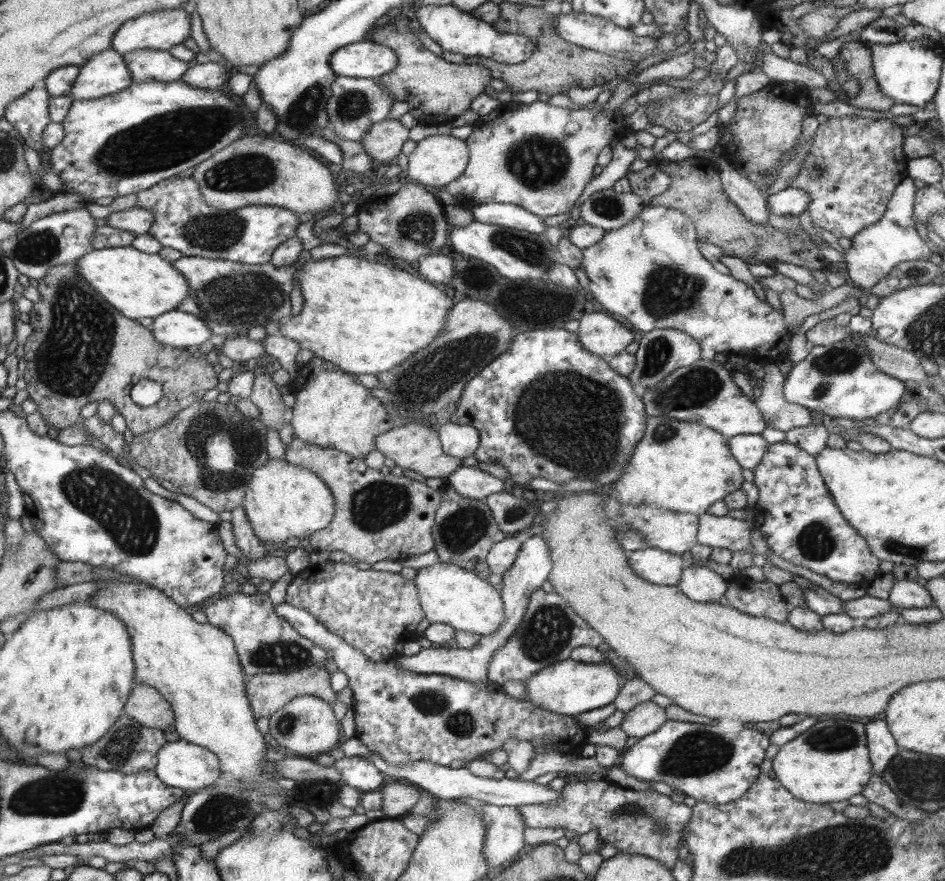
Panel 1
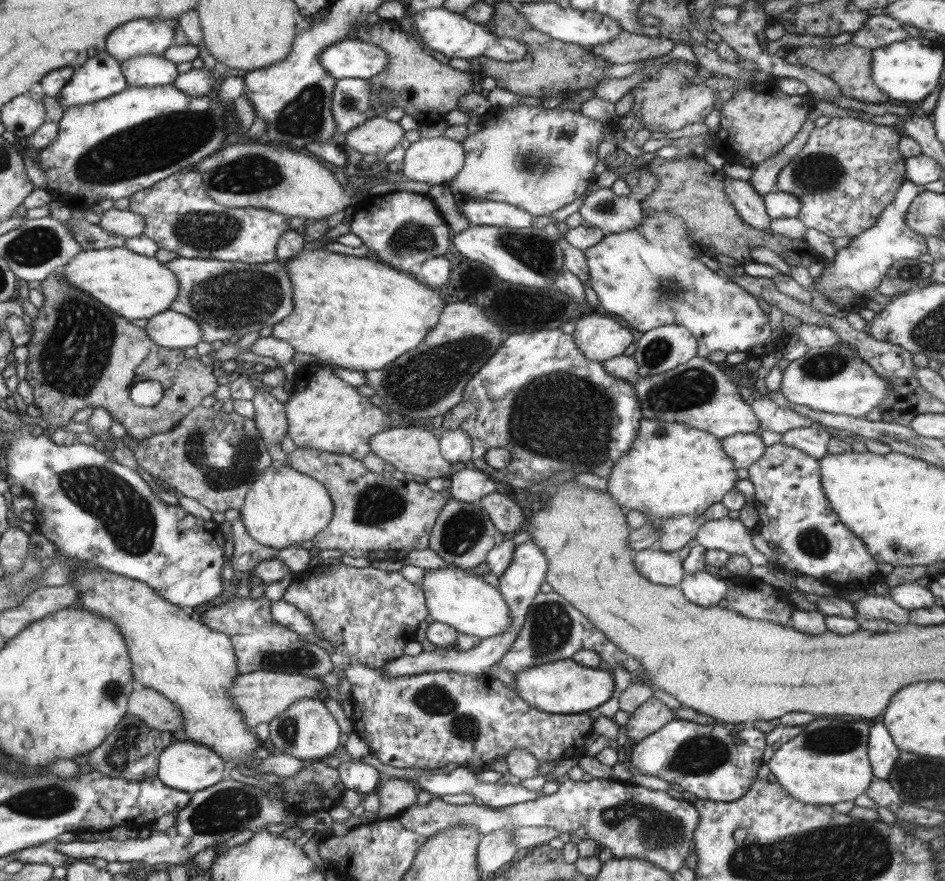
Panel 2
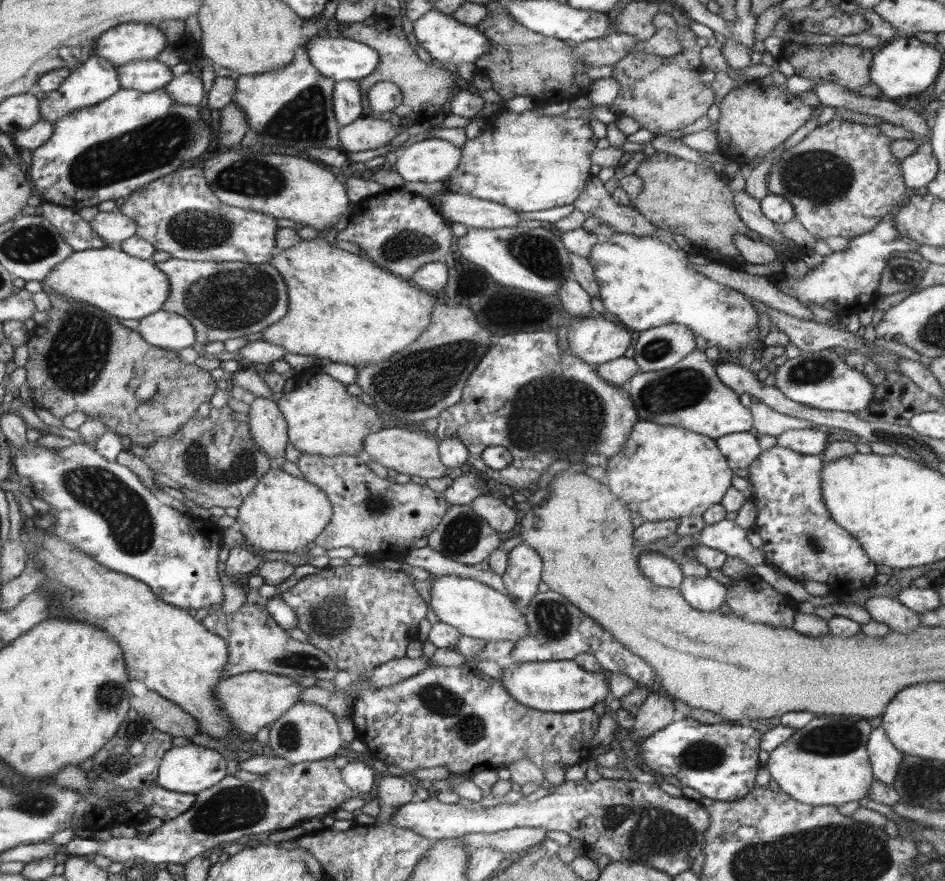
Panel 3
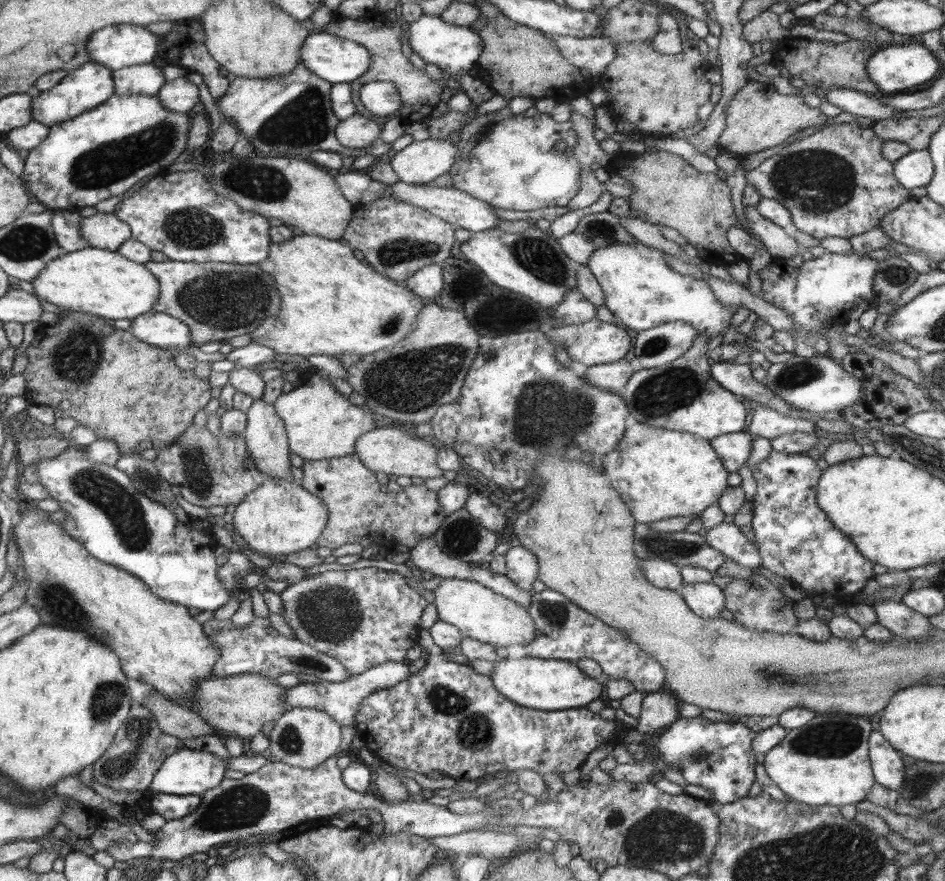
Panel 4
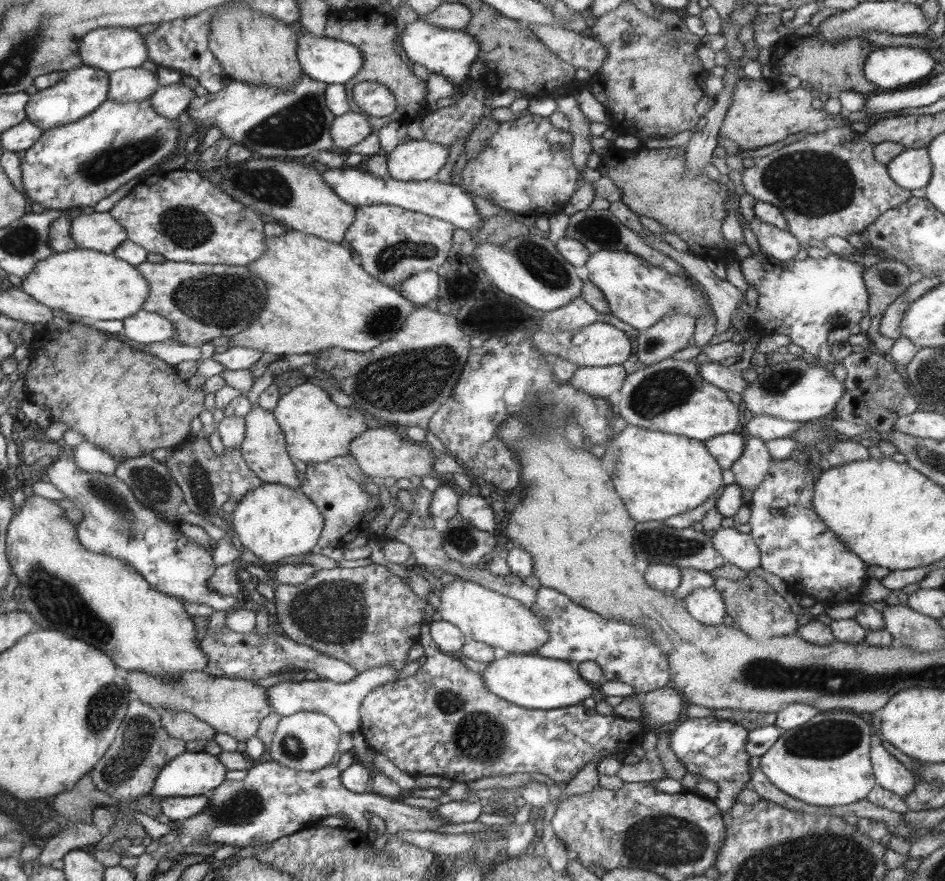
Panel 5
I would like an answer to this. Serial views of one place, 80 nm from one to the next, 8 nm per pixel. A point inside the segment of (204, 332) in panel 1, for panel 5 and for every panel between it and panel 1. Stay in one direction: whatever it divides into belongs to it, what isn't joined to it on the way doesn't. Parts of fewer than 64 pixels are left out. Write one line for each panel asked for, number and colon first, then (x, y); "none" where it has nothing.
2: (170, 329)
3: (170, 331)
4: (163, 330)
5: (145, 327)

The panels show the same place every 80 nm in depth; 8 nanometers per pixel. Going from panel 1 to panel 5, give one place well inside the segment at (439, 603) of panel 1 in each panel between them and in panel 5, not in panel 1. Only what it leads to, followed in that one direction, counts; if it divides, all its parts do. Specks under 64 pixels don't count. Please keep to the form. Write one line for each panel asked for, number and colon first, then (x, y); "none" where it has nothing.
2: (474, 607)
3: (478, 611)
4: (480, 613)
5: (498, 620)

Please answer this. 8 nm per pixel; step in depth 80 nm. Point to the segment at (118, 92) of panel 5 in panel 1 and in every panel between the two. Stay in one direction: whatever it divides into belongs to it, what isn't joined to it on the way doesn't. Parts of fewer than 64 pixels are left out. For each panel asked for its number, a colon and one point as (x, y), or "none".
1: (150, 65)
2: (152, 70)
3: (146, 75)
4: (147, 79)

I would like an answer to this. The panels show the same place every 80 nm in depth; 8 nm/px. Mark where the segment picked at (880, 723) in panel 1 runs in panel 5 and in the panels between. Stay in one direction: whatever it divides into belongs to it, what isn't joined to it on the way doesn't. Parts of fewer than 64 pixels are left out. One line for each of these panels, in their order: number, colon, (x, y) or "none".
2: (882, 752)
3: (885, 760)
4: (887, 767)
5: (890, 774)

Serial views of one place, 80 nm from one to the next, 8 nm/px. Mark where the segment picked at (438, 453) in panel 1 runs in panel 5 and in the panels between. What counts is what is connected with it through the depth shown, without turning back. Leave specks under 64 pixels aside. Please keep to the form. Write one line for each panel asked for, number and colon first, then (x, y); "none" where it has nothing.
2: (409, 449)
3: (413, 453)
4: (388, 450)
5: (380, 453)

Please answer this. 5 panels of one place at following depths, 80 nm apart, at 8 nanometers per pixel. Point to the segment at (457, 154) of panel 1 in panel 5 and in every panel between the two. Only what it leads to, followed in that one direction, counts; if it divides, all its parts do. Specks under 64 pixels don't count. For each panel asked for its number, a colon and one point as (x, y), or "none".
2: (437, 160)
3: (429, 160)
4: (416, 162)
5: (412, 160)

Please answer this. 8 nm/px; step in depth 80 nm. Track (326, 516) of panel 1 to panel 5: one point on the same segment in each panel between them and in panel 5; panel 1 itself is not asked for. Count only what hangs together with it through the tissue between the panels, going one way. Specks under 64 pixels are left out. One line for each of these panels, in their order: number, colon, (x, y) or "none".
2: (283, 507)
3: (284, 513)
4: (280, 517)
5: (273, 521)

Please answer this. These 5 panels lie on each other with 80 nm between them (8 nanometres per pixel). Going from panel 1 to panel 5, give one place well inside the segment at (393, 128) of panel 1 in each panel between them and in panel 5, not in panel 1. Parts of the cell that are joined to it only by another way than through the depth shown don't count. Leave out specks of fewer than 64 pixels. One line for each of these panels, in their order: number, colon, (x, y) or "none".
2: (376, 137)
3: (365, 134)
4: (357, 132)
5: (347, 130)

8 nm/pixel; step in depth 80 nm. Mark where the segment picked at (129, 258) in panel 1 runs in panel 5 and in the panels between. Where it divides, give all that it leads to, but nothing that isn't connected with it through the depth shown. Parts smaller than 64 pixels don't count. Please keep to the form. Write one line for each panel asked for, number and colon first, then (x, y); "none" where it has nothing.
2: (133, 286)
3: (125, 287)
4: (104, 283)
5: (92, 284)

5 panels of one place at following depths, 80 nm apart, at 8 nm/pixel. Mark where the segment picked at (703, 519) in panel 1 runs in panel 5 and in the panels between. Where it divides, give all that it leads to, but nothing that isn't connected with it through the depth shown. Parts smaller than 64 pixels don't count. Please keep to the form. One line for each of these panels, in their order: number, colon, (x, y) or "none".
2: (729, 535)
3: (726, 536)
4: (727, 538)
5: (737, 548)

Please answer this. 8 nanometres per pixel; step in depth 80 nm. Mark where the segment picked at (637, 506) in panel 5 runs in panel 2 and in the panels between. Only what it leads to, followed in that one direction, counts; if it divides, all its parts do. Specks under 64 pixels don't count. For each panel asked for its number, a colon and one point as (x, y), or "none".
2: (671, 469)
3: (662, 472)
4: (660, 474)

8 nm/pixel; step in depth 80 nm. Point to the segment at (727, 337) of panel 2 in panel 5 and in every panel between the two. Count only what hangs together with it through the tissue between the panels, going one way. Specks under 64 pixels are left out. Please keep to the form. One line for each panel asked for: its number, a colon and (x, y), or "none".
3: (646, 282)
4: (639, 288)
5: (638, 293)

